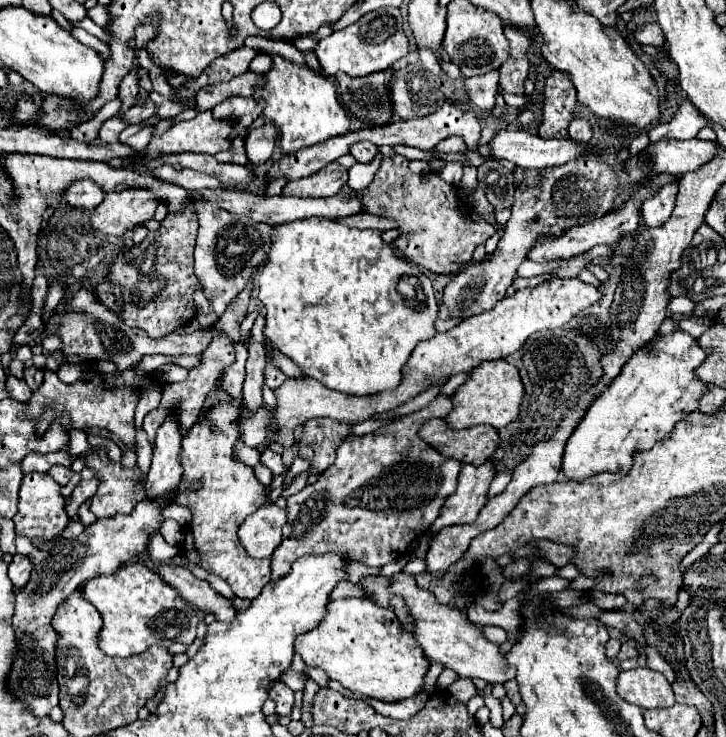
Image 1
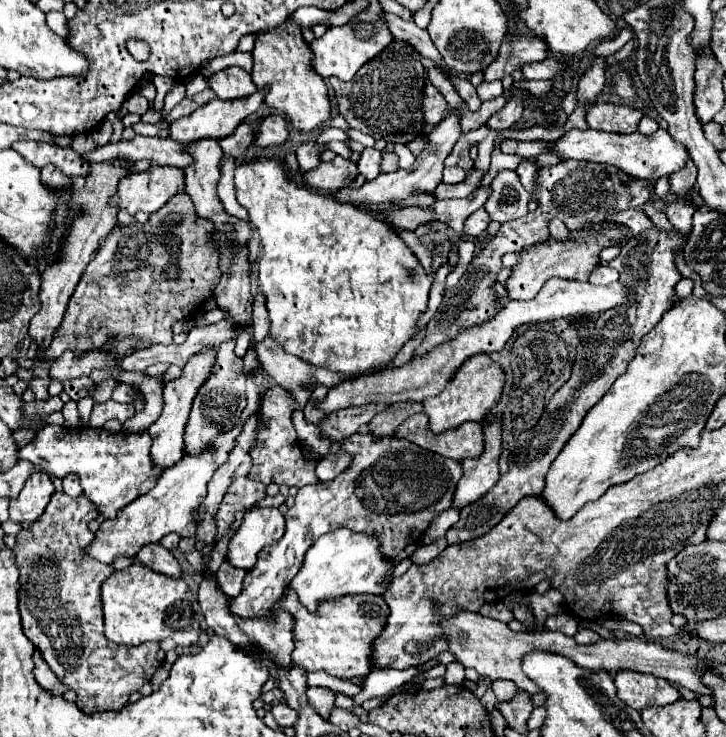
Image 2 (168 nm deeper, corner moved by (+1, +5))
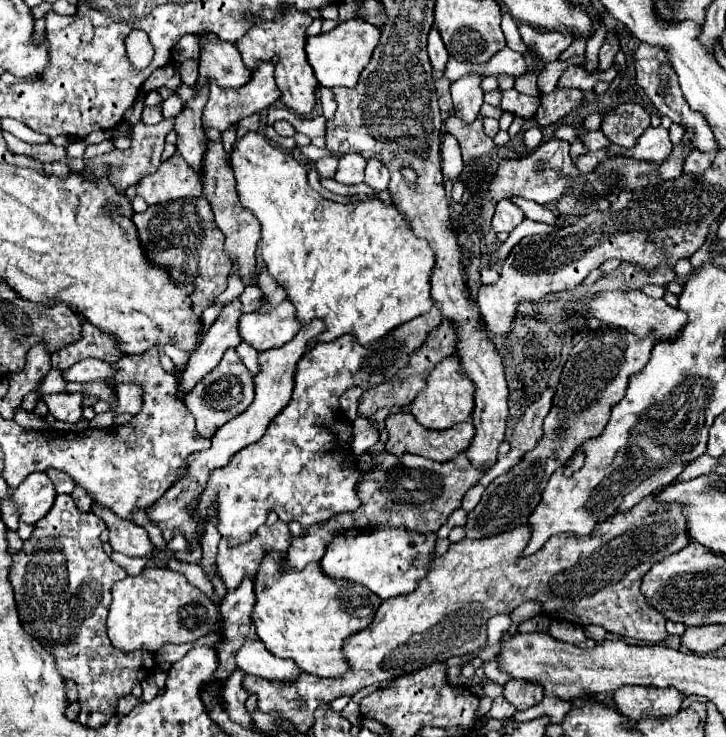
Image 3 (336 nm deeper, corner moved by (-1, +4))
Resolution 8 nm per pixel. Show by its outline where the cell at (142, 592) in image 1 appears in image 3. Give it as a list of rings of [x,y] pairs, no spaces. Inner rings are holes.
[[[145,567],[137,577],[125,577],[113,585],[113,603],[107,617],[107,637],[121,651],[151,651],[167,643],[197,641],[217,623],[217,605],[187,581],[183,573],[171,569]]]

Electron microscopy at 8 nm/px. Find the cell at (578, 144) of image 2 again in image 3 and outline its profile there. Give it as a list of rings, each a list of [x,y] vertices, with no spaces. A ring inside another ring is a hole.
[[[649,127],[637,141],[635,147],[625,149],[619,145],[611,145],[607,147],[609,153],[621,153],[625,157],[635,157],[641,161],[655,161],[661,163],[667,159],[667,155],[671,153],[673,143],[669,139],[669,131],[663,127]]]

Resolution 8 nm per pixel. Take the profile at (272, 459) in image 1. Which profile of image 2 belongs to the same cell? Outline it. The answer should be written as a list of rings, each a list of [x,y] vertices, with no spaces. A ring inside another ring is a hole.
[[[273,386],[263,402],[261,402],[261,422],[259,422],[259,434],[257,434],[257,446],[251,450],[253,456],[253,468],[249,472],[251,480],[261,480],[263,484],[287,484],[287,486],[295,486],[295,488],[303,488],[303,486],[317,484],[317,476],[315,476],[315,464],[307,462],[303,458],[301,452],[301,444],[297,440],[297,434],[293,430],[291,424],[291,410],[297,408],[297,404],[293,402],[291,394],[281,388],[281,386]]]

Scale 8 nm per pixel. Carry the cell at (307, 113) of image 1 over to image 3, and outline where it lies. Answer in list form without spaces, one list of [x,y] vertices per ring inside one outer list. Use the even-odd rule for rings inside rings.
[[[285,11],[283,17],[263,21],[255,19],[255,25],[235,41],[235,47],[249,69],[255,69],[259,59],[275,59],[275,83],[281,89],[281,101],[297,115],[307,115],[315,107],[317,79],[305,57],[305,29],[313,19],[305,11]]]

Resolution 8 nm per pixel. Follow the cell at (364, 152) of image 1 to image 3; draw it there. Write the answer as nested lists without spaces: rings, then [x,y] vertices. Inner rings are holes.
[[[377,159],[367,161],[365,183],[371,189],[375,189],[375,191],[385,191],[387,189],[387,183],[389,183],[389,171],[387,171],[387,167],[381,161],[377,161]]]

